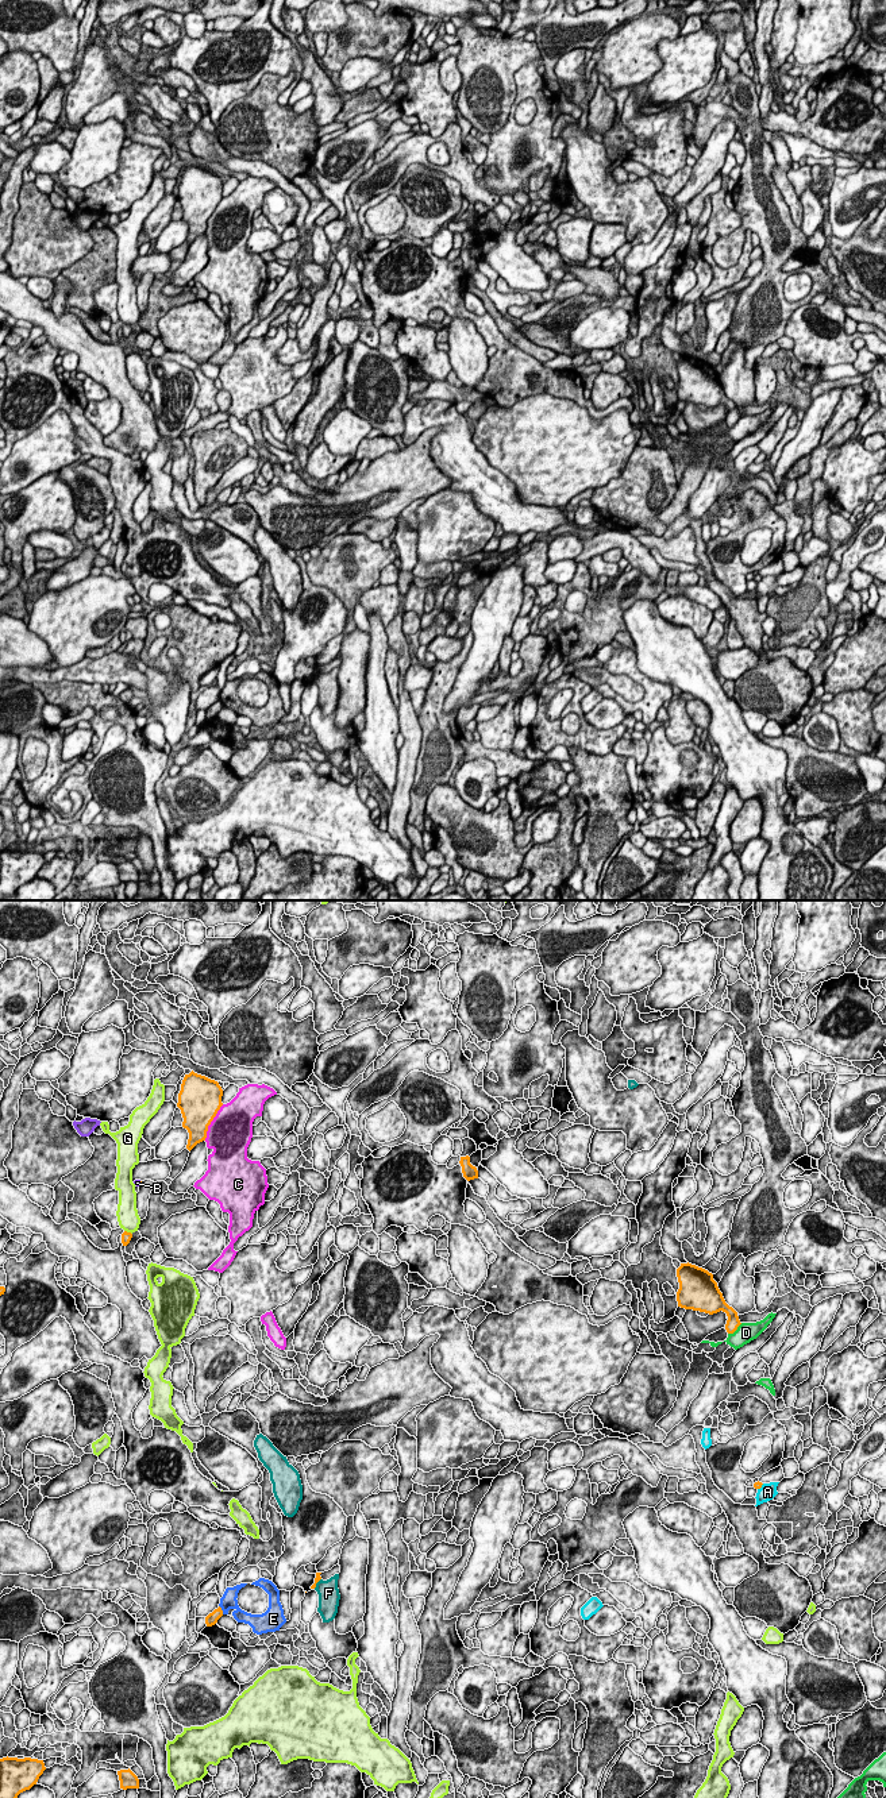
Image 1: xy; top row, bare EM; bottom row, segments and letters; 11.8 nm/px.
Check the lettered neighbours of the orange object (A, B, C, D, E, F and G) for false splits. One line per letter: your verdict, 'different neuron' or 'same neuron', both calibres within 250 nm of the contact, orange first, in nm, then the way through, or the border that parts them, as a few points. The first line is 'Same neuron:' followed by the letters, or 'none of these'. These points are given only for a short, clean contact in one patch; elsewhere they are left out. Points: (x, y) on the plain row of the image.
Same neuron: B
A: different neuron | 90/200 nm
B: same neuron | 30/70 nm | across xy (141, 274), (141, 276), (137, 276)
C: different neuron | 460/480 nm
D: different neuron | 160/240 nm
E: different neuron | 140/190 nm
F: different neuron | 70/260 nm
G: different neuron | 130/260 nm

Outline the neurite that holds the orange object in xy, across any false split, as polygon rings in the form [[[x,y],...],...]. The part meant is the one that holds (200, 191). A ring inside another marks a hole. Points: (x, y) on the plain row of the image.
[[[193,163],[185,167],[178,186],[177,200],[181,202],[182,220],[188,223],[186,242],[190,244],[205,234],[208,219],[223,198],[223,182],[217,174],[197,167]]]

